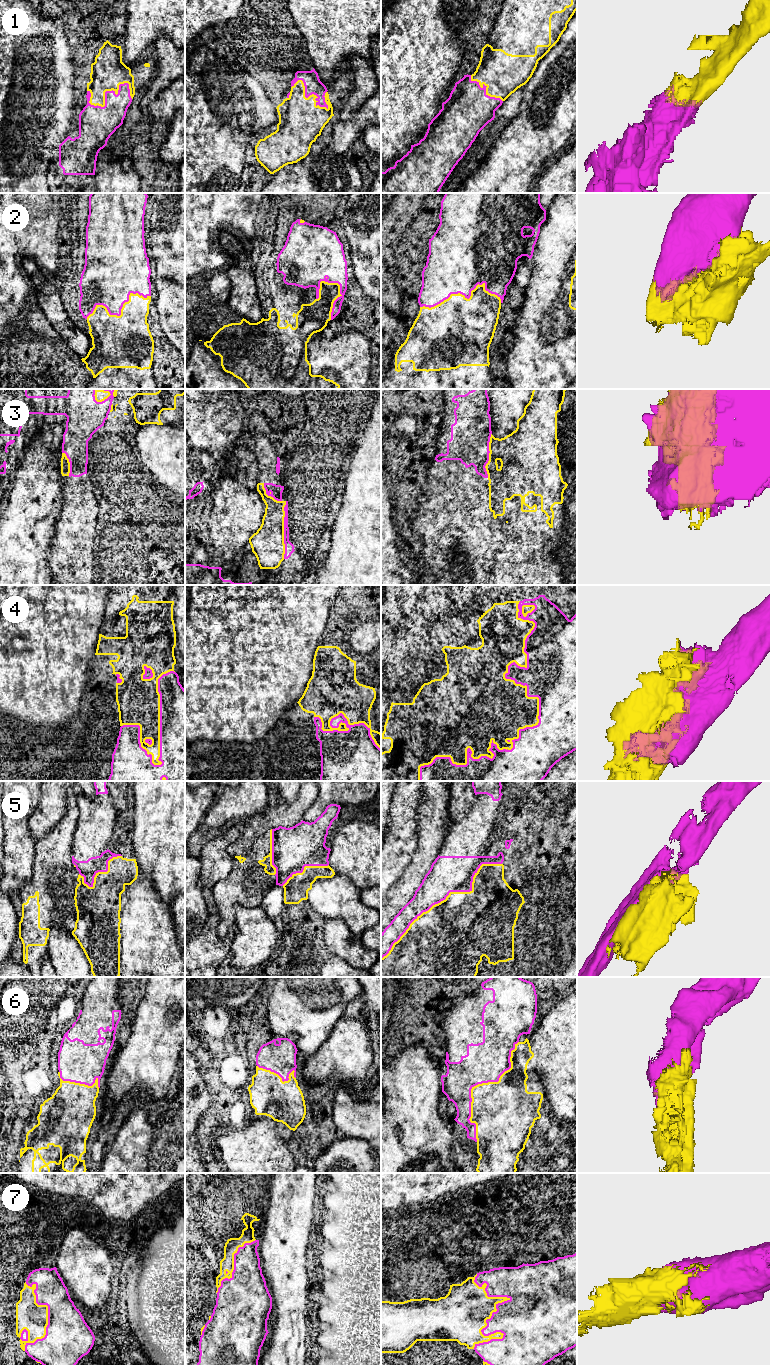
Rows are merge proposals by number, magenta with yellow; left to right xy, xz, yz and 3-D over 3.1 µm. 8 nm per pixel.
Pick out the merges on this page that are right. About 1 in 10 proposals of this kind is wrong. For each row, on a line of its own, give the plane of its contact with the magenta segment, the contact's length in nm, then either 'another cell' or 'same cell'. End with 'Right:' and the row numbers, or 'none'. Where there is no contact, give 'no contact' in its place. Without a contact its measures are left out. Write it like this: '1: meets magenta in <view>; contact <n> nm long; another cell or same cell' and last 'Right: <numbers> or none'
1: meets magenta in xy; contact 380 nm long; same cell
2: meets magenta in yz; contact 650 nm long; same cell
3: meets magenta in xz; contact 460 nm long; another cell
4: meets magenta in yz; contact 1650 nm long; same cell
5: meets magenta in yz; contact 1250 nm long; another cell
6: meets magenta in yz; contact 850 nm long; same cell
7: meets magenta in yz; contact 600 nm long; same cell
Right: 1, 2, 4, 6, 7

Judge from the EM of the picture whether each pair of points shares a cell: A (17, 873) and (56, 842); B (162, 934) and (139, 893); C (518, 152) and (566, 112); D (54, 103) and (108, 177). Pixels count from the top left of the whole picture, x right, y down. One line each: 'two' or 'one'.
A: two
B: one
C: one
D: two

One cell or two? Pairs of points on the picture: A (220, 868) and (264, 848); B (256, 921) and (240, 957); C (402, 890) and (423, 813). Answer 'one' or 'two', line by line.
A: two
B: one
C: one

